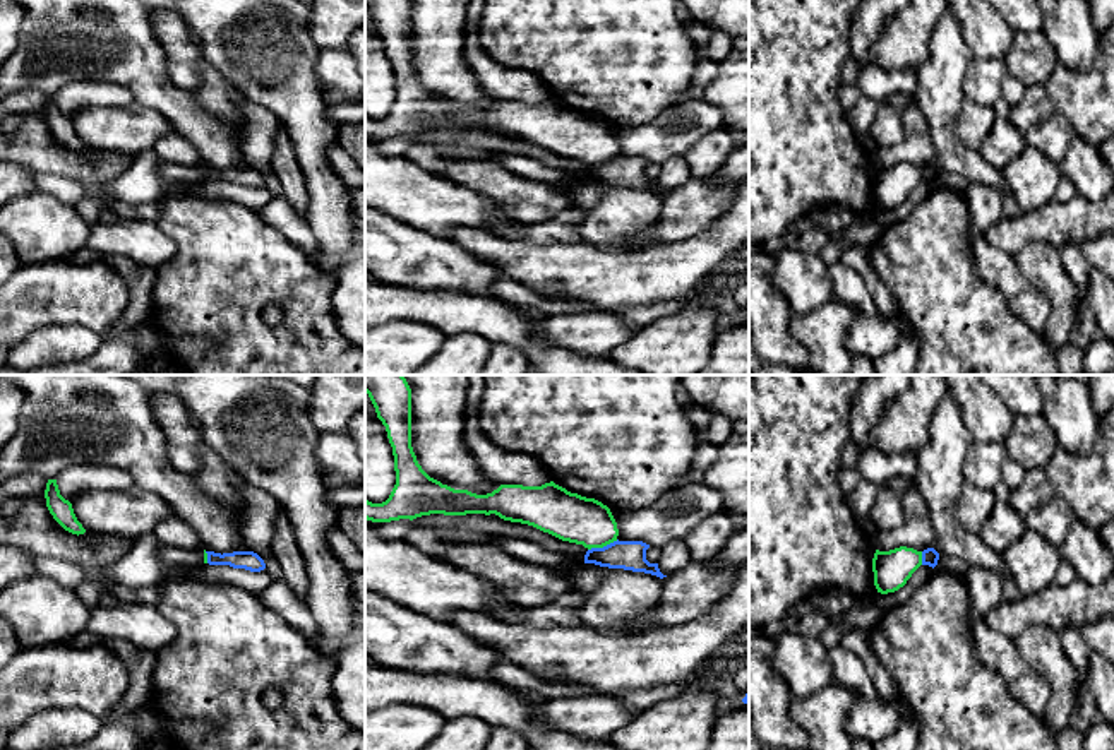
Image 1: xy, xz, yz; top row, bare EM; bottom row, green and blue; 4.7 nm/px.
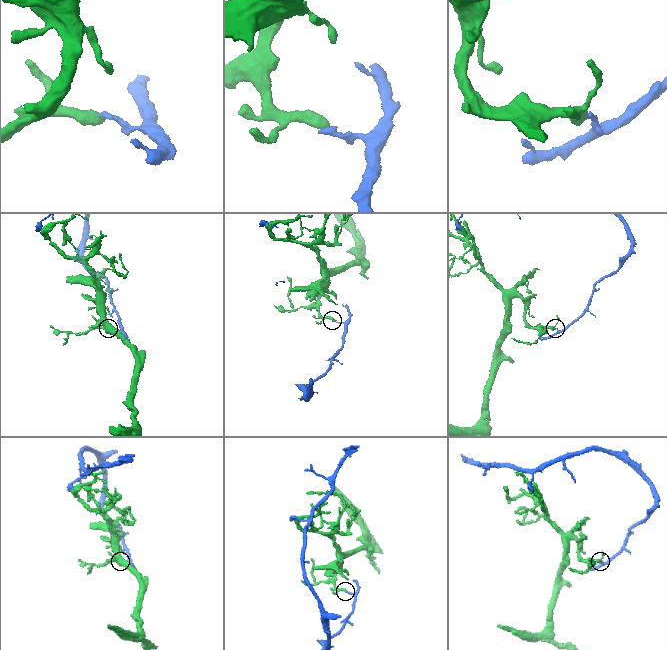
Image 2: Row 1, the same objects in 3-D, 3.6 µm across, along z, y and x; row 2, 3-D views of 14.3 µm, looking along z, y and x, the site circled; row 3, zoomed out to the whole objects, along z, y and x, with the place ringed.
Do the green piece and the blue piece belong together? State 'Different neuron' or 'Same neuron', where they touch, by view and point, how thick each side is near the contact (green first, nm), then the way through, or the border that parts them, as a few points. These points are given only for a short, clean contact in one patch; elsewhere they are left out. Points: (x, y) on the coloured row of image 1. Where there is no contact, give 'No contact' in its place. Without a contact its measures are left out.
Different neuron. Touches green at xz (602, 547). Thickness 220 nm (green) against 140 nm. Boundary: xz (617, 540), (588, 550)

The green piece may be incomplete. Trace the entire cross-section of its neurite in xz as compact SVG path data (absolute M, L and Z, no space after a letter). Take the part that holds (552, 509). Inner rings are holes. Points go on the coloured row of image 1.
M365 375L377 418L387 432L394 455L396 485L382 503L365 500L365 519L391 522L430 514L495 514L562 541L603 548L617 541L617 522L607 505L571 493L554 481L542 486L500 485L487 495L454 490L430 478L411 447L411 389L403 375Z

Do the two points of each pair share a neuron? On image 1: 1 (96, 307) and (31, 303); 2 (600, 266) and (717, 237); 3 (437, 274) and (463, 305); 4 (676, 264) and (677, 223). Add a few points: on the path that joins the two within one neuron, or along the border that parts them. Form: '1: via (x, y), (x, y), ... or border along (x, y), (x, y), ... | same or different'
1: via (81, 303), (47, 303) | same
2: via (629, 266), (682, 266), (688, 262) | same
3: border along (412, 286), (487, 293), (491, 297) | different
4: border along (712, 221), (691, 237), (672, 244), (658, 244) | different

